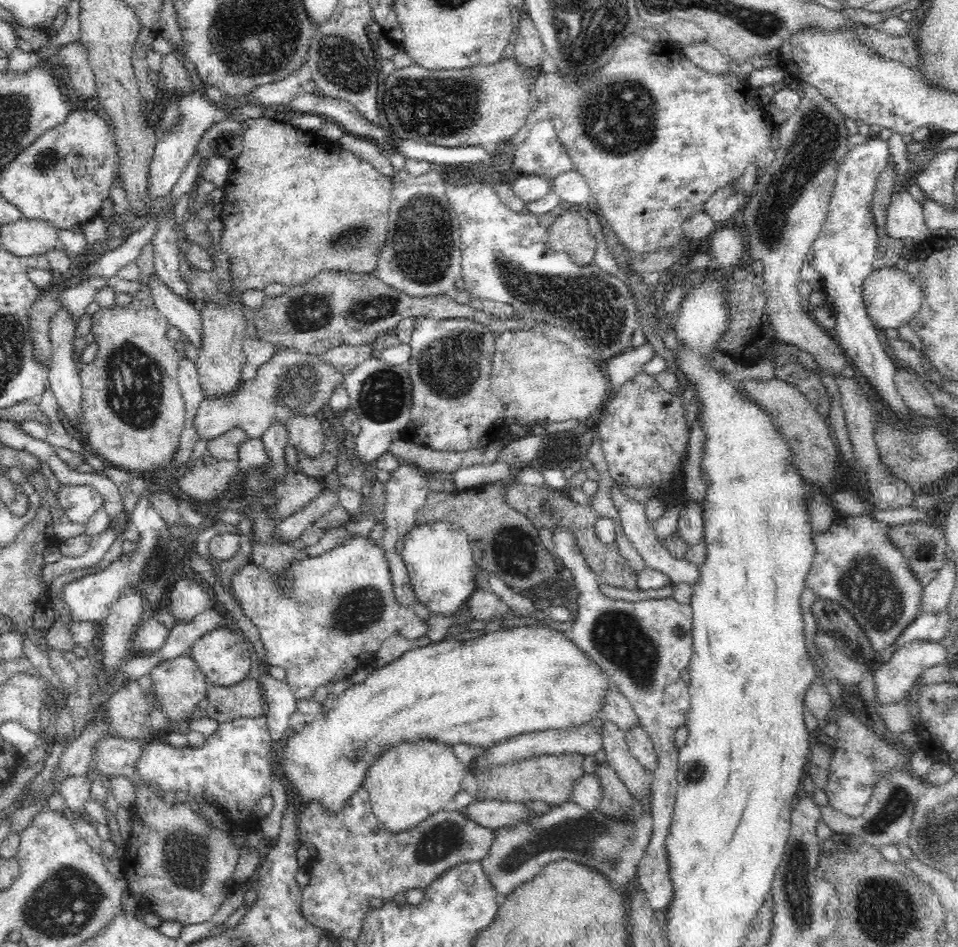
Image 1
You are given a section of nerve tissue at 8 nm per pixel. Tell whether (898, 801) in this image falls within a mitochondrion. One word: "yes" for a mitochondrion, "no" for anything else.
yes

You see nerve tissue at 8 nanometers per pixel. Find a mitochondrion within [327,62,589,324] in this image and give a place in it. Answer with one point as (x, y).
(423, 106)

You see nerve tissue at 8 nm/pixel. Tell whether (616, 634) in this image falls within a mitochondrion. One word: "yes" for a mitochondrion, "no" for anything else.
yes

